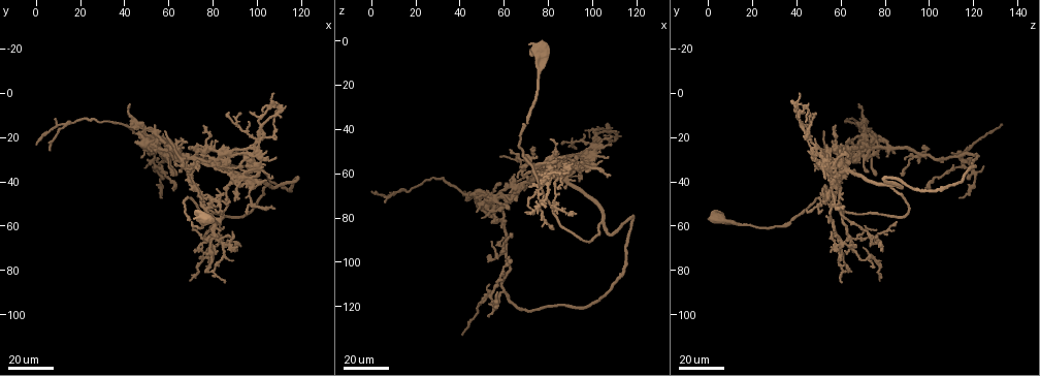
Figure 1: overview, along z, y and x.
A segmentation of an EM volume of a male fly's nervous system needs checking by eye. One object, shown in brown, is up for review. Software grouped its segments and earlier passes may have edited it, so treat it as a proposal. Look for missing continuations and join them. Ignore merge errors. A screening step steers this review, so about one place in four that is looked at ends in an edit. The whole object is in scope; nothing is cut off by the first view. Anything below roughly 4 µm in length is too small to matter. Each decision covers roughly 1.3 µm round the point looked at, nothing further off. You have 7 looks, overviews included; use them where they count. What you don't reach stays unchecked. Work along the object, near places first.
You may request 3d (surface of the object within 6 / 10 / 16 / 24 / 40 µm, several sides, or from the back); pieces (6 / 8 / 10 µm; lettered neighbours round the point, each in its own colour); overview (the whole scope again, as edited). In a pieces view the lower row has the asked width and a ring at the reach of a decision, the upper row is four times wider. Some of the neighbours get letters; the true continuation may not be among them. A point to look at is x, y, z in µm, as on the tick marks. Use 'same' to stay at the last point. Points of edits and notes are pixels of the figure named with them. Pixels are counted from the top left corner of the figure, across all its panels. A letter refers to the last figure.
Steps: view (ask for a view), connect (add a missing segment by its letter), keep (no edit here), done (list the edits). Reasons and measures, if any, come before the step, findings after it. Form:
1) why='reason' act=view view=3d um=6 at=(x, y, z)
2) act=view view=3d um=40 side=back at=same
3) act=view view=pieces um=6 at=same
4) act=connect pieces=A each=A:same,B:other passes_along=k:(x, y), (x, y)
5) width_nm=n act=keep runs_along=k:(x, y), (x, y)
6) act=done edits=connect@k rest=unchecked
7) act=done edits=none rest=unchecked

why='end of a long branch' act=view view=3d um=24 at=(6, 26, 72)

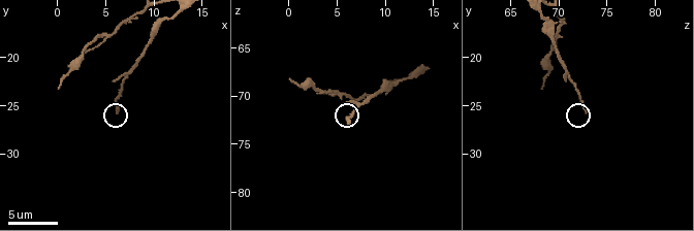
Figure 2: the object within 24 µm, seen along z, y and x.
act=view view=pieces um=8 at=(6.0, 25.4, 73.0)

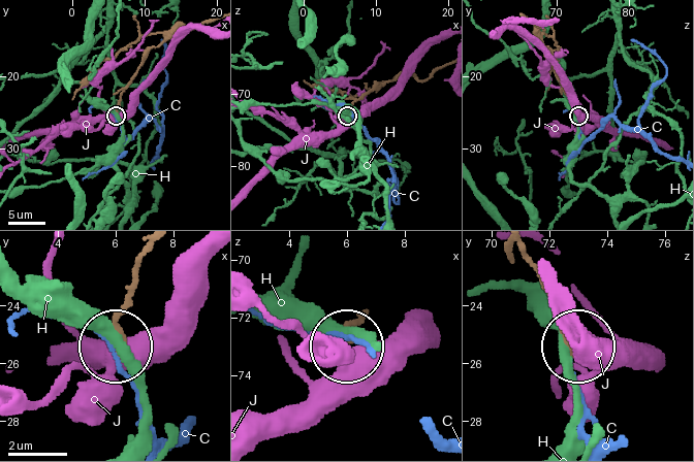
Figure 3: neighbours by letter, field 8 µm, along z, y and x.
act=keep each=C:other,H:other,J:other runs_along=3:(146, 256), (116, 330), (116, 350) found='no lettered segment goes on from it'

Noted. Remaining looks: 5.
why='thin end' act=view view=3d um=40 at=(41, 14, 133)

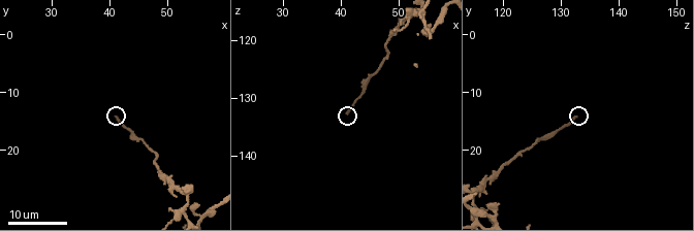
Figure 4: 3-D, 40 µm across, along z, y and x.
act=view view=3d um=6 at=(41.0, 14.0, 132.5)

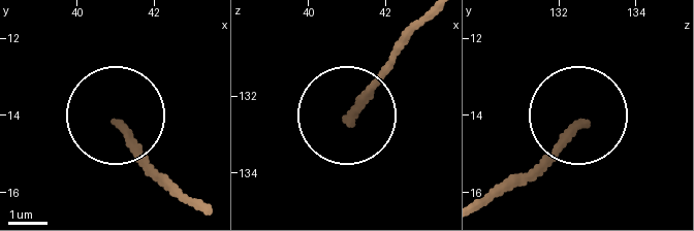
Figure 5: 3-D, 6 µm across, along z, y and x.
why='see the neighbours' act=view view=pieces um=8 at=(41.10, 14.25, 132.60)

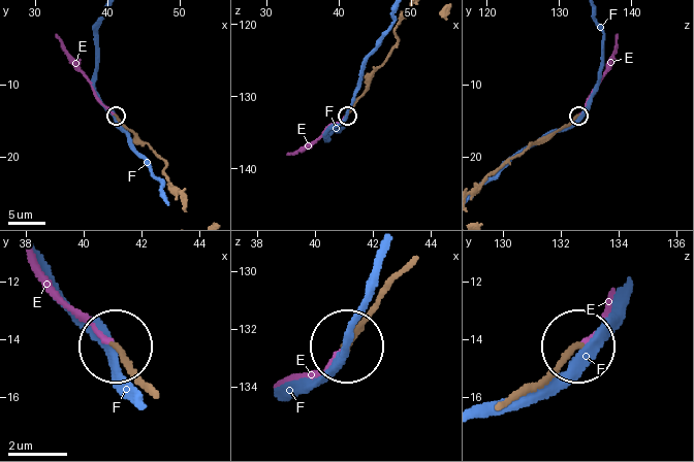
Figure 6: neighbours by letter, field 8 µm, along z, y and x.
act=connect pieces=E each=E:same,F:other passes_along=6:(558, 130), (582, 110), (608, 66), (617, 35) found='the neuron continues'

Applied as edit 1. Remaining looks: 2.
why='thin end' act=view view=3d um=40 at=(57, 23, 64)

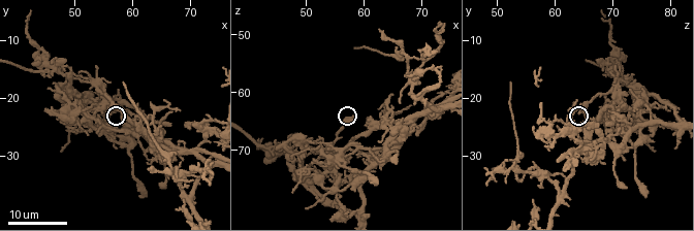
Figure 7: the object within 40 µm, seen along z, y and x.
act=view view=pieces um=10 at=(58.0, 22.5, 64.5)

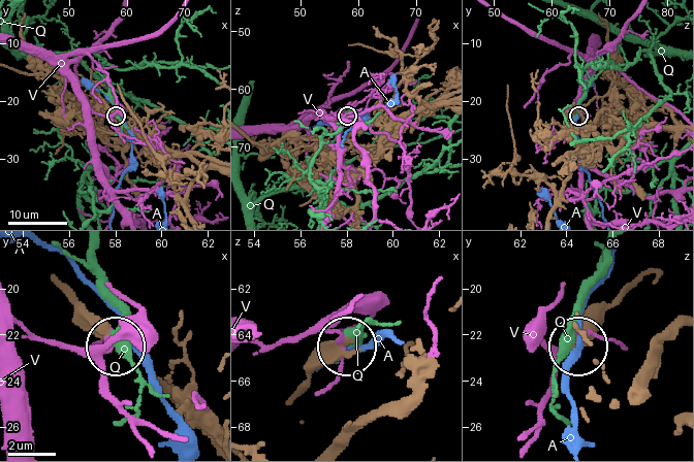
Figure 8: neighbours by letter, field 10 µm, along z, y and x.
act=keep each=A:other,Q:other,V:other runs_along=8:(298, 388), (344, 349) found='none of them fits'

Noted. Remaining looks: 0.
act=done edits=connect@6 rest=unchecked

